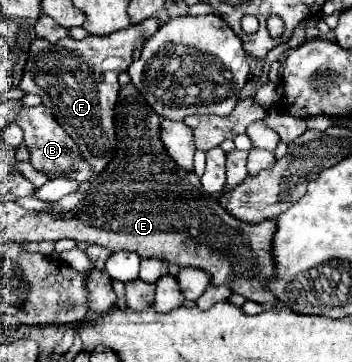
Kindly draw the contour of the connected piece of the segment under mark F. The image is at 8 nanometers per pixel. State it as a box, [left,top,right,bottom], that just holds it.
[18,19,160,173]

